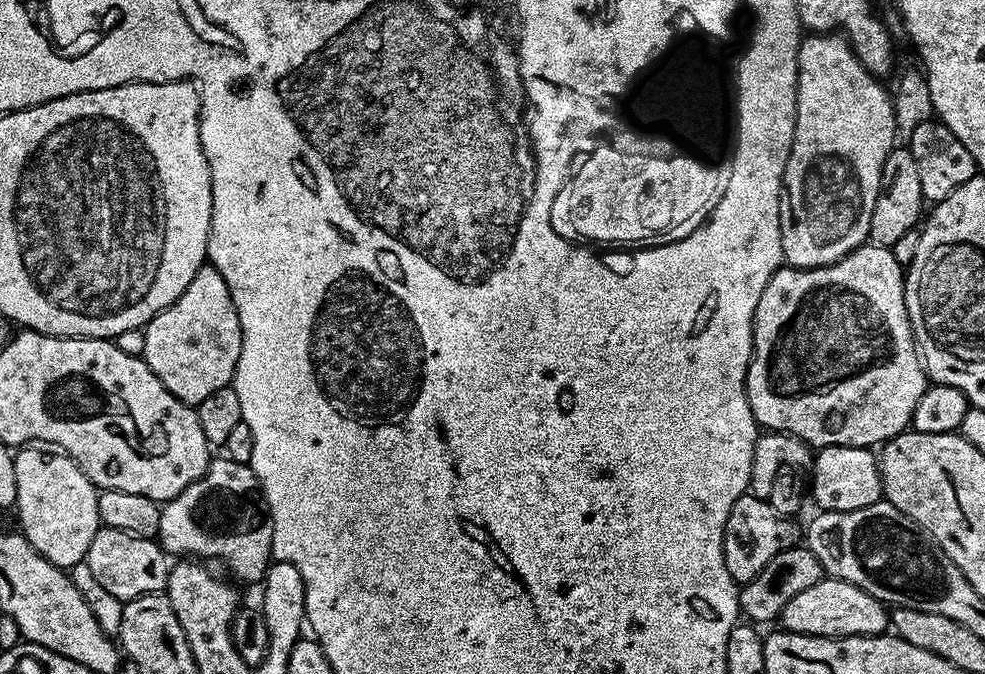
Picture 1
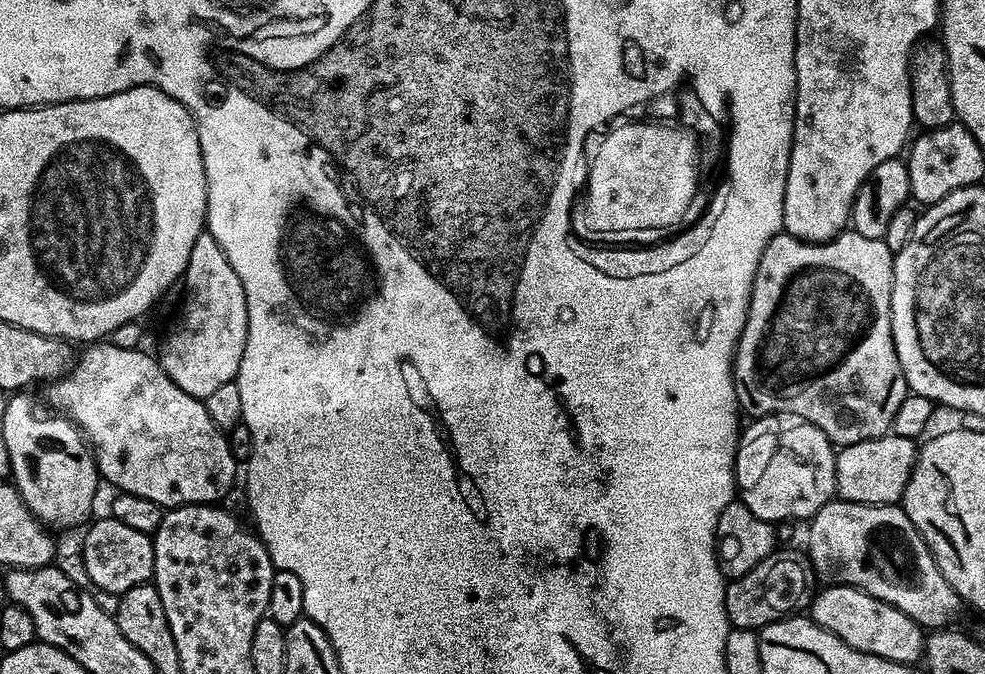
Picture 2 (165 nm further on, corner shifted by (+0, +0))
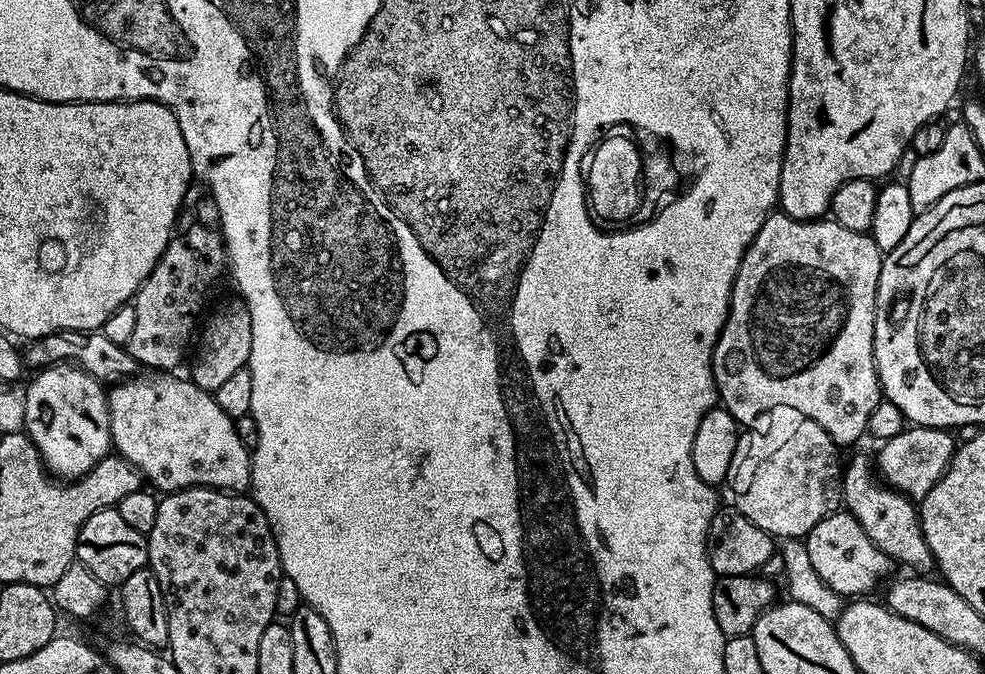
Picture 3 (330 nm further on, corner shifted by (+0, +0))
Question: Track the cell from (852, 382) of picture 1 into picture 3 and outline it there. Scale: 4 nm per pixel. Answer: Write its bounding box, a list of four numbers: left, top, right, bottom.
[712,210,882,445]

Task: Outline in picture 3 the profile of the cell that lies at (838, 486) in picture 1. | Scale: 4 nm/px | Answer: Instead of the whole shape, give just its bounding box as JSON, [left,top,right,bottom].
[874,430,953,502]

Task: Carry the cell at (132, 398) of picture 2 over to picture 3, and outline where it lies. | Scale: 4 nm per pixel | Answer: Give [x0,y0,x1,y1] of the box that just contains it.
[108,374,252,494]

